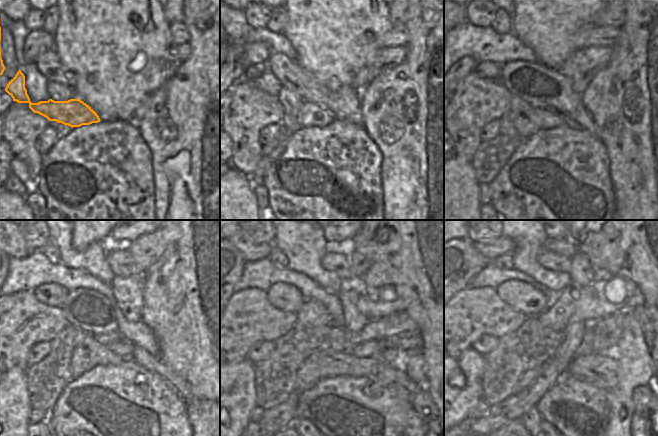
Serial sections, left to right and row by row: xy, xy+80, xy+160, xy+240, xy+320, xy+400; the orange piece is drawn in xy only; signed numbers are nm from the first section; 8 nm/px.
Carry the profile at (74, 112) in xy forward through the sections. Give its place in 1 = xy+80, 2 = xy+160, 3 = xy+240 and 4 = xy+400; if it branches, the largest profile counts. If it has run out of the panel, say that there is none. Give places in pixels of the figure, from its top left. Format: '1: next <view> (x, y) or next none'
1: next xy+80 (310, 115)
2: next xy+160 (545, 119)
3: next xy+240 (120, 346)
4: next xy+400 (607, 343)

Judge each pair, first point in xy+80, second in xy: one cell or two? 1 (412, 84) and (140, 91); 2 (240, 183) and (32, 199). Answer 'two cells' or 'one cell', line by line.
1: two cells
2: two cells

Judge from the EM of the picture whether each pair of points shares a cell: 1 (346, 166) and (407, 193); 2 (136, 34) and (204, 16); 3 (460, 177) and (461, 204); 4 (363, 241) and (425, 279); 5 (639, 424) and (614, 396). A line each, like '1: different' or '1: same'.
1: different
2: different
3: same
4: same
5: different

